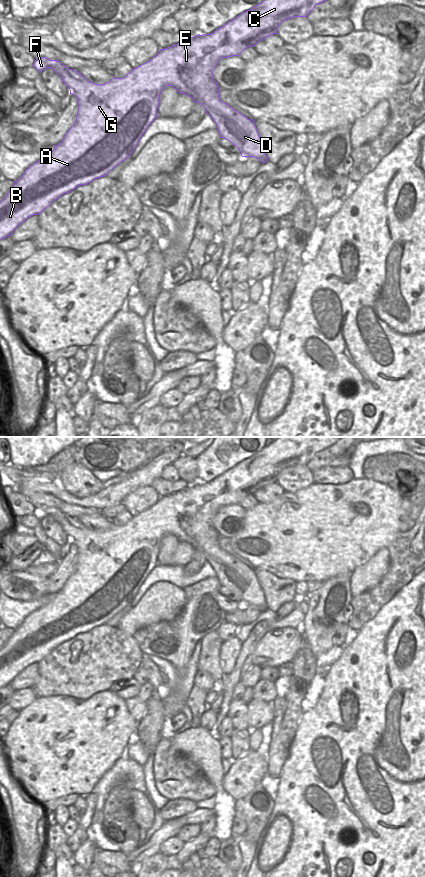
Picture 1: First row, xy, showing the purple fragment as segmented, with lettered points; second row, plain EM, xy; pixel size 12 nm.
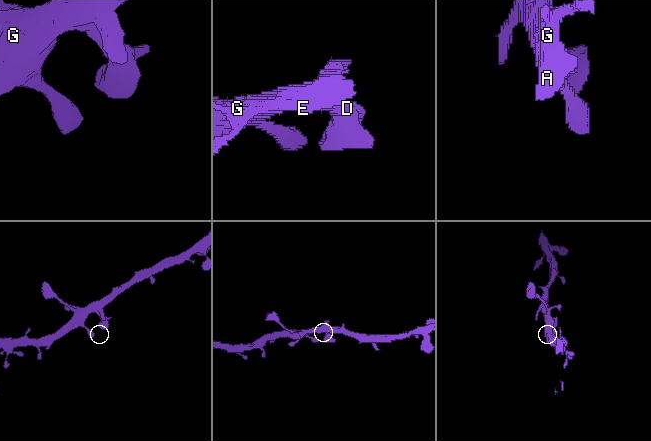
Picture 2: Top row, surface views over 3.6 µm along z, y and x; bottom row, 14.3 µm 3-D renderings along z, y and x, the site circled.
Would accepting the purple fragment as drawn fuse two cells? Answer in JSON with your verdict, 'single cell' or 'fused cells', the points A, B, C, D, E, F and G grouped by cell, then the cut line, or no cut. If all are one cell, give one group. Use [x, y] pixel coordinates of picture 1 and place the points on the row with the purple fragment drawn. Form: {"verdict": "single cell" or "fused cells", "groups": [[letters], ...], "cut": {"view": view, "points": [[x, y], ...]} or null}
{"verdict": "single cell", "groups": [["A", "B", "C", "D", "E", "F", "G"]], "cut": null}

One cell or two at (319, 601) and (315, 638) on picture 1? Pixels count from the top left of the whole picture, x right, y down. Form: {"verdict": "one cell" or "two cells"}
{"verdict": "one cell"}

